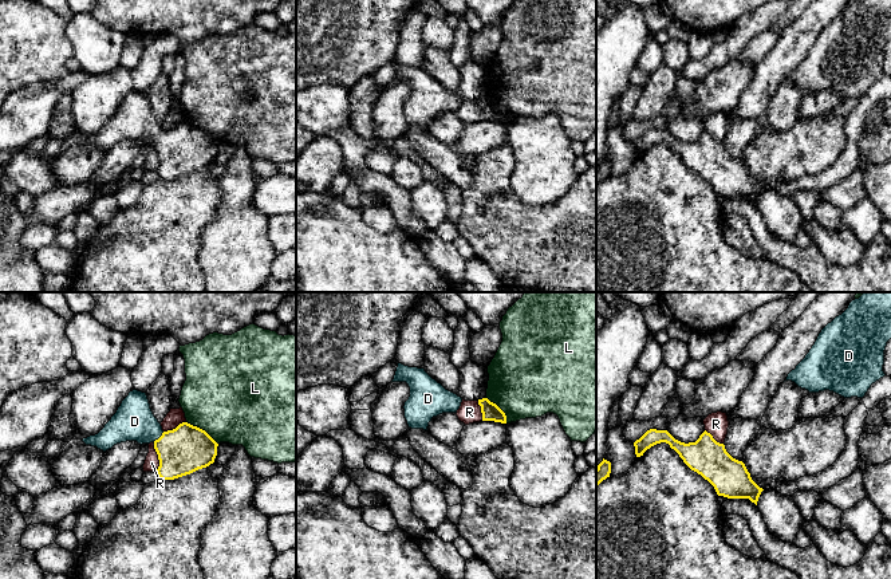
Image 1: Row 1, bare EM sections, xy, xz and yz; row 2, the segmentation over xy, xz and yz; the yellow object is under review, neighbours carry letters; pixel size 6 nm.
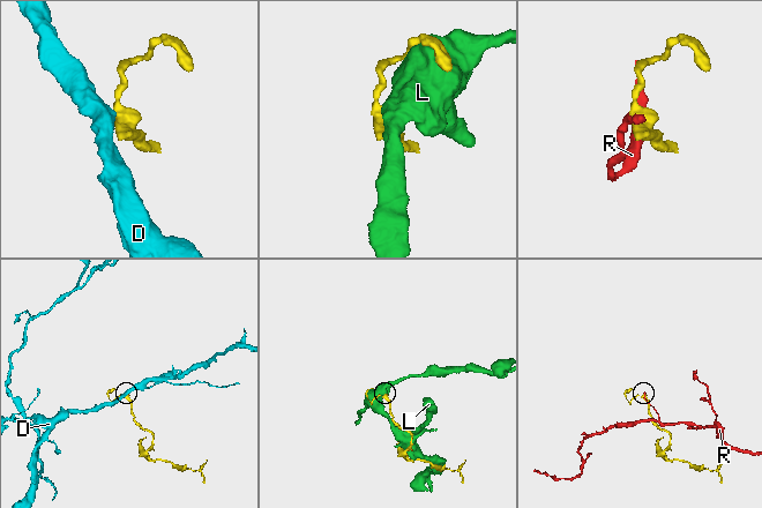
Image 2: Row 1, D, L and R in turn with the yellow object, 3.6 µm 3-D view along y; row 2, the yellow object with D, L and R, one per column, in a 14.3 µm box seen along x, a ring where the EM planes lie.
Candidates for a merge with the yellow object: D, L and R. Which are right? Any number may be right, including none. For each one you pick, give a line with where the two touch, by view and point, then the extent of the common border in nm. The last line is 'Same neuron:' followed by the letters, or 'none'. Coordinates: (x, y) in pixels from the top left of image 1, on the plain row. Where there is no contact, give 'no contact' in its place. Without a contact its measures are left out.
D: contact xy (160, 137); length 90 nm
Same neuron: D

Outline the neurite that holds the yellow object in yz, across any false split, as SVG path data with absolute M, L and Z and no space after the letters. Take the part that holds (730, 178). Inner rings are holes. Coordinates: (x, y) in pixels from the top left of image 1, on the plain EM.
M650 129L634 142L636 157L661 142L669 143L691 170L714 186L718 196L749 198L757 205L764 189L752 180L745 164L733 158L725 145L717 142L706 130L695 142L685 143L667 130Z

